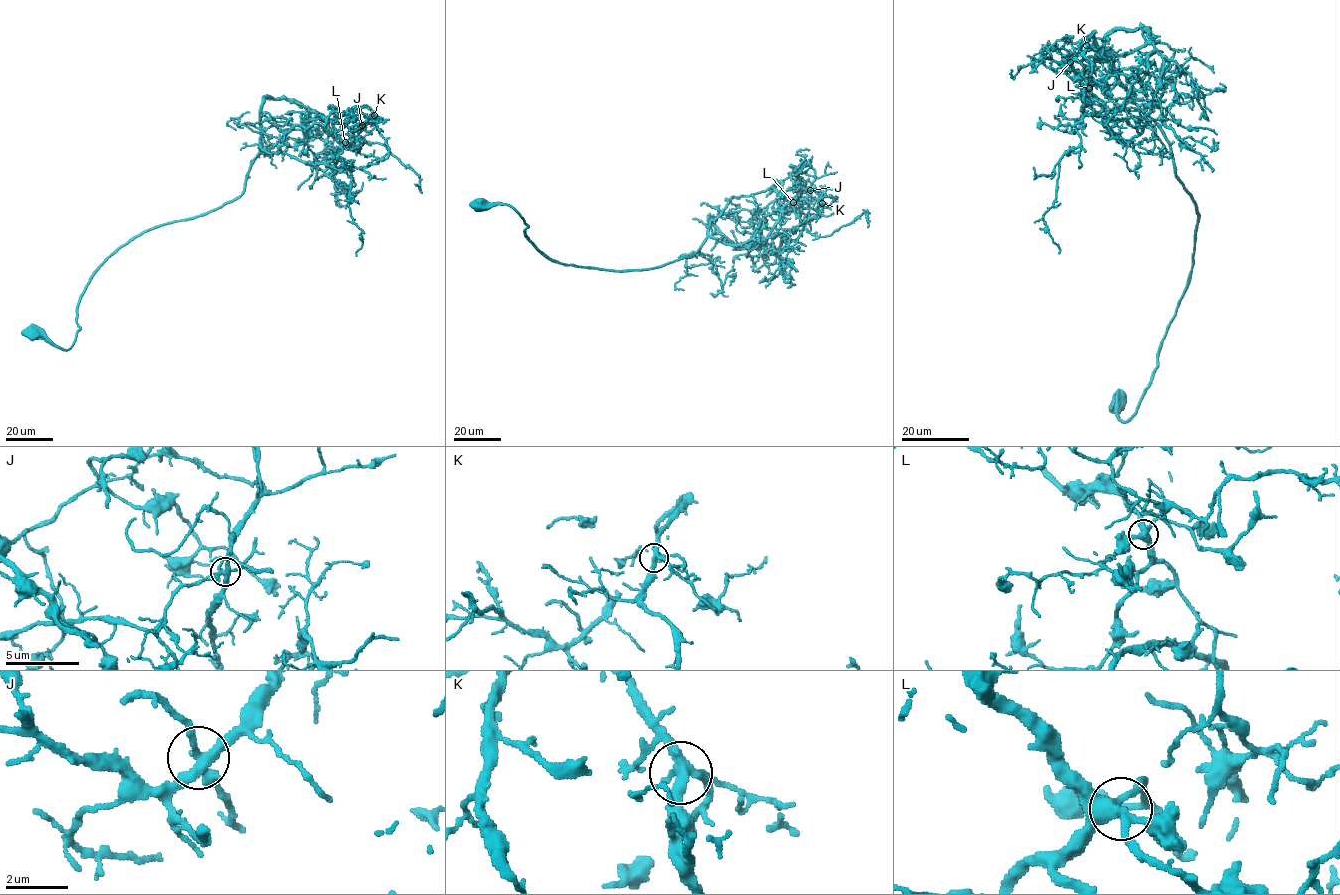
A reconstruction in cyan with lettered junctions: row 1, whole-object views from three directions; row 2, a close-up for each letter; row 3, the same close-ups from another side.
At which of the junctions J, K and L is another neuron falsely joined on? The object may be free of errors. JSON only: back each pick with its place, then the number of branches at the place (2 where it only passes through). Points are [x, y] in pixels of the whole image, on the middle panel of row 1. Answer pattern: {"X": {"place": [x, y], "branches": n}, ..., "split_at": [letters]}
{"J": {"place": [810, 190], "branches": 4}, "split_at": ["J"]}

